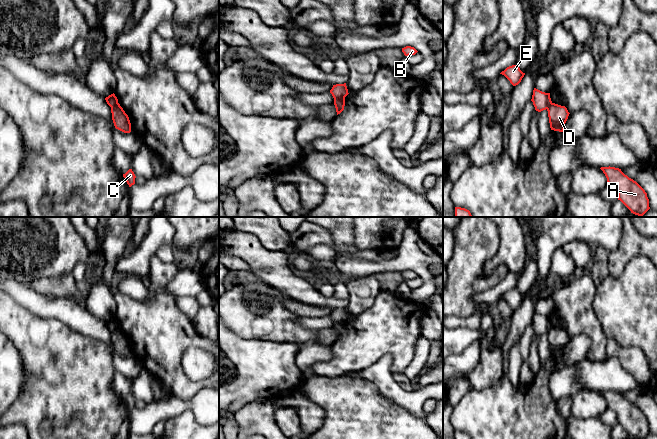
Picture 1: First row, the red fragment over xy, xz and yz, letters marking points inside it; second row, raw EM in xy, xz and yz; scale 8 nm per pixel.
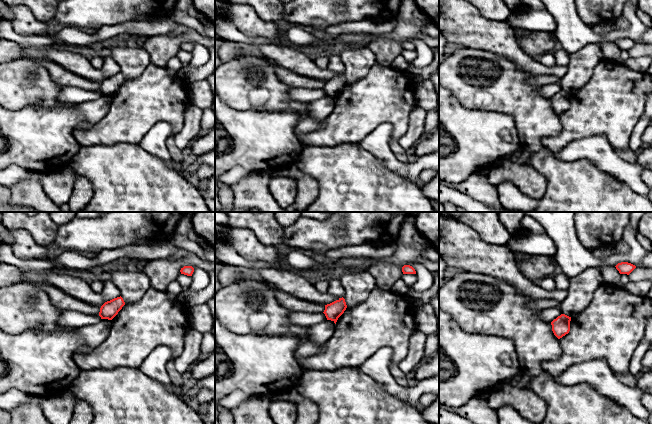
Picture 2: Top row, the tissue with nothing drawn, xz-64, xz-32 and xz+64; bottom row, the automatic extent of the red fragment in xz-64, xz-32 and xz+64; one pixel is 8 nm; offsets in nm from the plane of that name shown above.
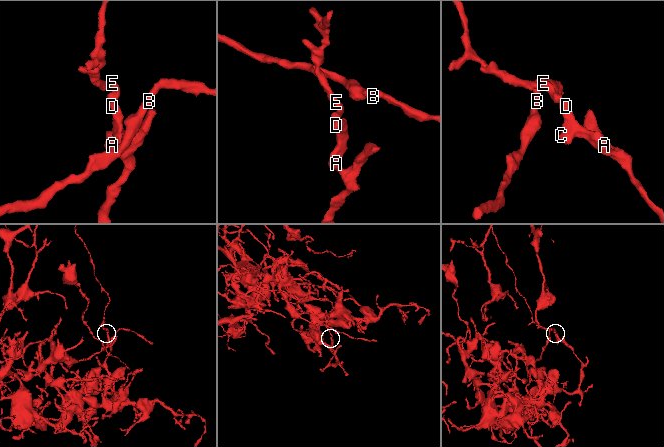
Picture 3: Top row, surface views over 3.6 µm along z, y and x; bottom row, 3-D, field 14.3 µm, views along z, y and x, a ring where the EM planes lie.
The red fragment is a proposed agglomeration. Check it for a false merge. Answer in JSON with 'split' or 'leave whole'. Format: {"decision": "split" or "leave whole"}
{"decision": "split"}

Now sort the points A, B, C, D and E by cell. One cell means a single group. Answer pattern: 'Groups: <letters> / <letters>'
Groups: A B C D / E

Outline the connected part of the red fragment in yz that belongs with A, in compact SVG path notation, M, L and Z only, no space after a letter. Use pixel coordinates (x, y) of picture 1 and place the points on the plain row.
M615 391L600 392L608 409L614 411L620 424L635 439L644 439L649 433L649 423L645 414L633 403Z

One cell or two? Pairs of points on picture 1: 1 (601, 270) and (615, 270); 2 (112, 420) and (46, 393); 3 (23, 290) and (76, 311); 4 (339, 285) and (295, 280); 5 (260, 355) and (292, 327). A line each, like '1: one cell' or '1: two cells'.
1: two cells
2: one cell
3: one cell
4: two cells
5: two cells

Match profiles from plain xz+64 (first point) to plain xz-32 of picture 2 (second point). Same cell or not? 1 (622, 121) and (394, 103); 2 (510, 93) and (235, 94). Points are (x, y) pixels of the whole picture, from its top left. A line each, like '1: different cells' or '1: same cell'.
1: same cell
2: same cell

